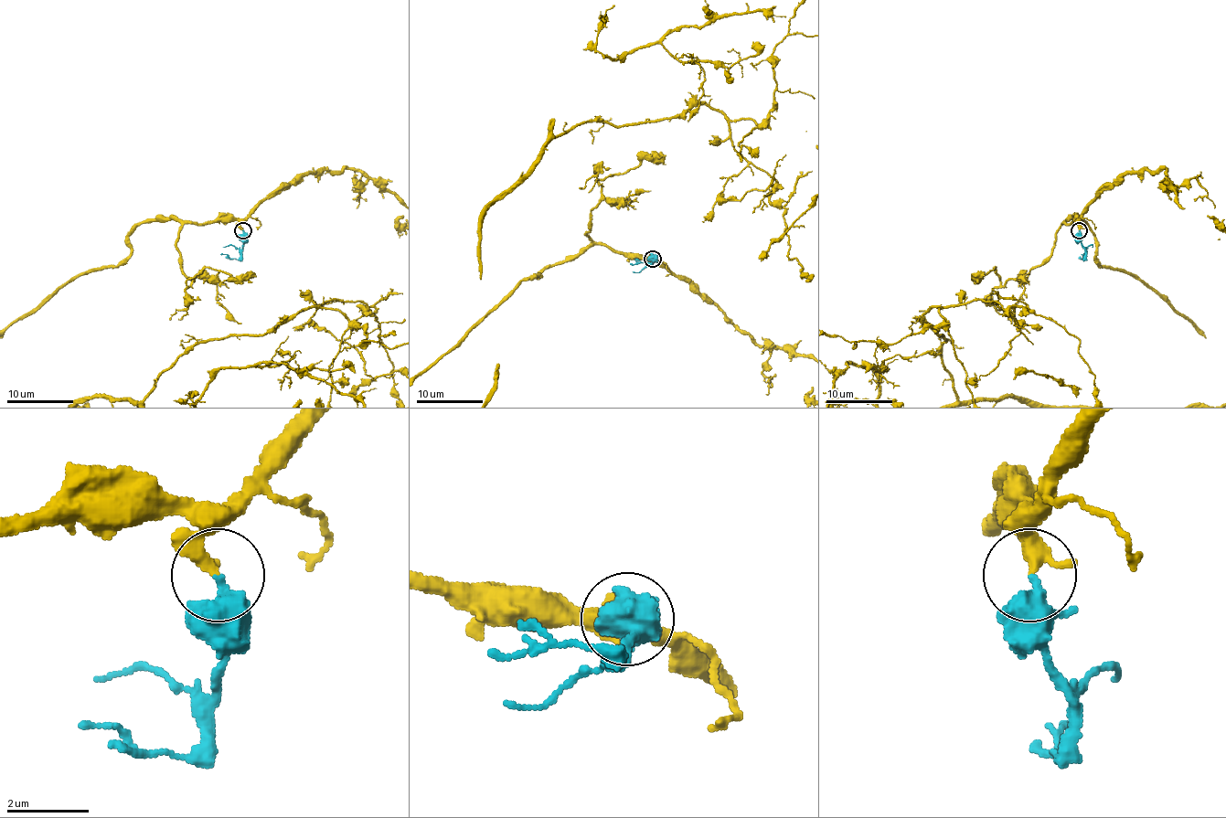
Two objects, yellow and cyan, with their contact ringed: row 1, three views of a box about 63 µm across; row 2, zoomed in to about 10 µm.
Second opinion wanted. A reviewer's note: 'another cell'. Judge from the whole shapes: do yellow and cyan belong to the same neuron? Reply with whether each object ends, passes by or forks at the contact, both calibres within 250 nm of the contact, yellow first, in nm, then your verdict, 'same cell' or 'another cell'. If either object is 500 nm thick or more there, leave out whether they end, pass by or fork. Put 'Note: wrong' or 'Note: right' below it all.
yellow passes by; cyan passes by; calibres 240 and 280 nm; same cell
Note: wrong

